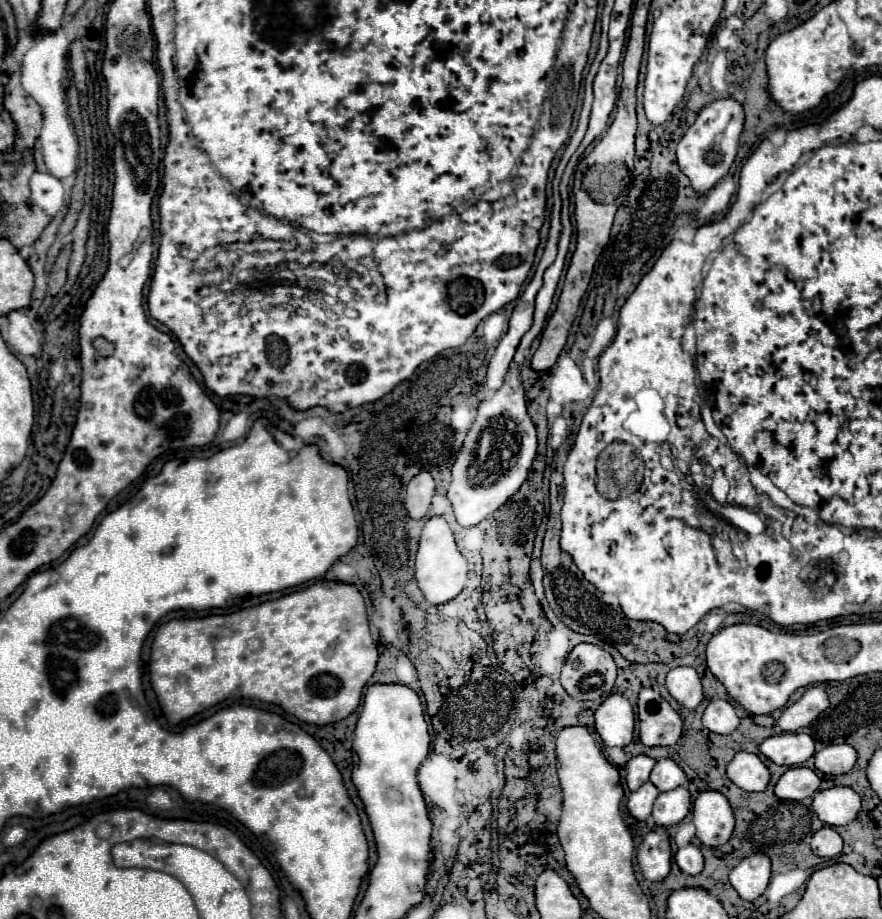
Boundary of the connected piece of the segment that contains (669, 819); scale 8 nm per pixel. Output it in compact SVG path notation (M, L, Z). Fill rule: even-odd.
M686 786L662 792L658 800L654 802L652 820L656 826L674 826L684 820L684 816L690 810L690 792Z

